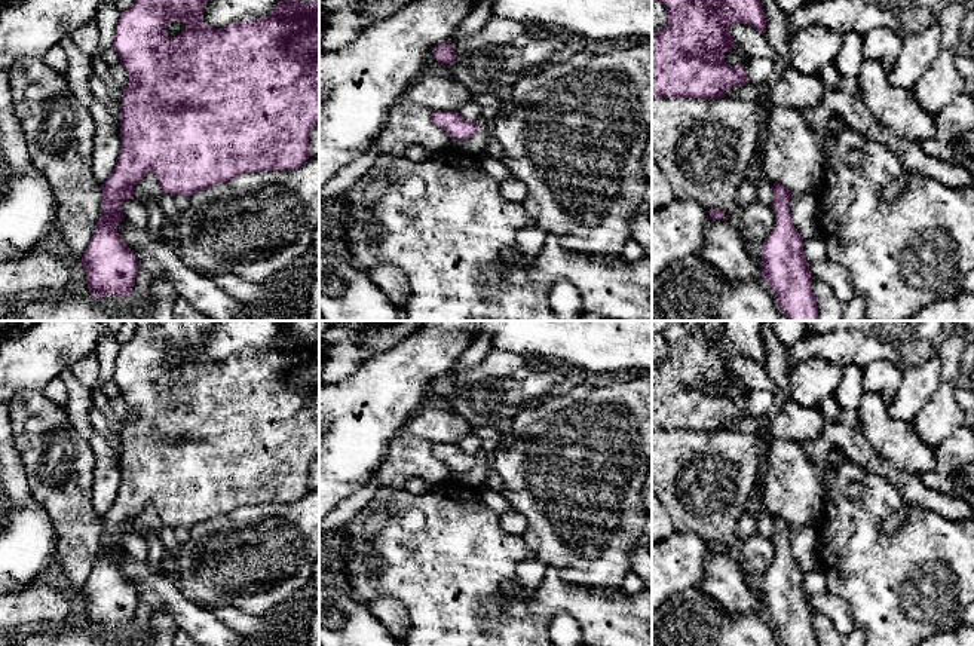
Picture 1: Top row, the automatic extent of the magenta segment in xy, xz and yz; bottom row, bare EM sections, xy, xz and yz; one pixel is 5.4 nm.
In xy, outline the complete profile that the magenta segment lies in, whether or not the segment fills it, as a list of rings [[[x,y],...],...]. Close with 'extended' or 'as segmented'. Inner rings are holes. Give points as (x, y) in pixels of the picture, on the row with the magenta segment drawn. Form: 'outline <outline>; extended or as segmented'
outline [[[134,0],[116,25],[113,49],[129,74],[120,104],[122,146],[111,175],[101,186],[101,215],[79,263],[86,270],[91,296],[104,301],[107,294],[131,296],[140,266],[116,229],[125,218],[120,205],[134,198],[135,186],[147,172],[154,174],[162,192],[190,198],[245,172],[297,169],[309,159],[309,134],[319,122],[319,0],[279,0],[270,15],[230,22],[223,28],[203,22],[208,1]],[[171,21],[186,25],[174,39],[165,31]]]; as segmented

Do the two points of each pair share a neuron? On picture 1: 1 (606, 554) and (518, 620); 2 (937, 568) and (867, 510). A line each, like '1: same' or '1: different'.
1: different
2: same

